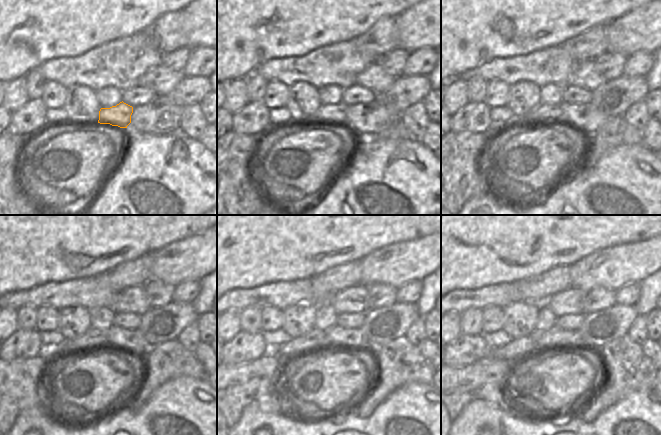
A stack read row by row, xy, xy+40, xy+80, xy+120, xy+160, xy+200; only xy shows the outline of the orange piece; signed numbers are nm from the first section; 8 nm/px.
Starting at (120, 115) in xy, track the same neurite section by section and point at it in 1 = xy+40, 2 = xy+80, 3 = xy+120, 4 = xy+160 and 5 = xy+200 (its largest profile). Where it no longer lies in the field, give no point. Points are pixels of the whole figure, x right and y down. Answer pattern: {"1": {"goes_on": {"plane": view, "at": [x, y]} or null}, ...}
{"1": {"goes_on": {"plane": "xy+40", "at": [327, 113]}}, "2": {"goes_on": {"plane": "xy+80", "at": [544, 113]}}, "3": {"goes_on": {"plane": "xy+120", "at": [94, 338]}}, "4": {"goes_on": {"plane": "xy+160", "at": [296, 347]}}, "5": {"goes_on": {"plane": "xy+200", "at": [520, 347]}}}

